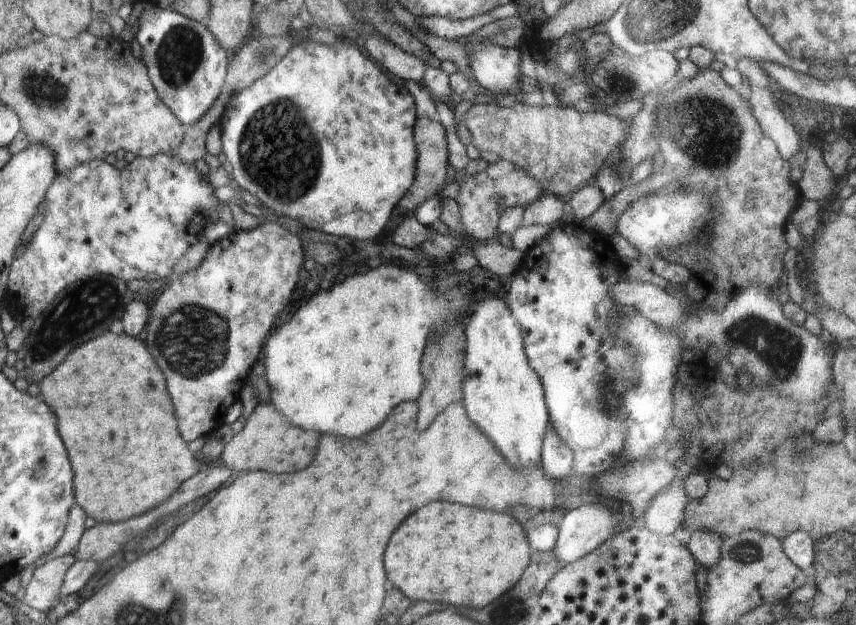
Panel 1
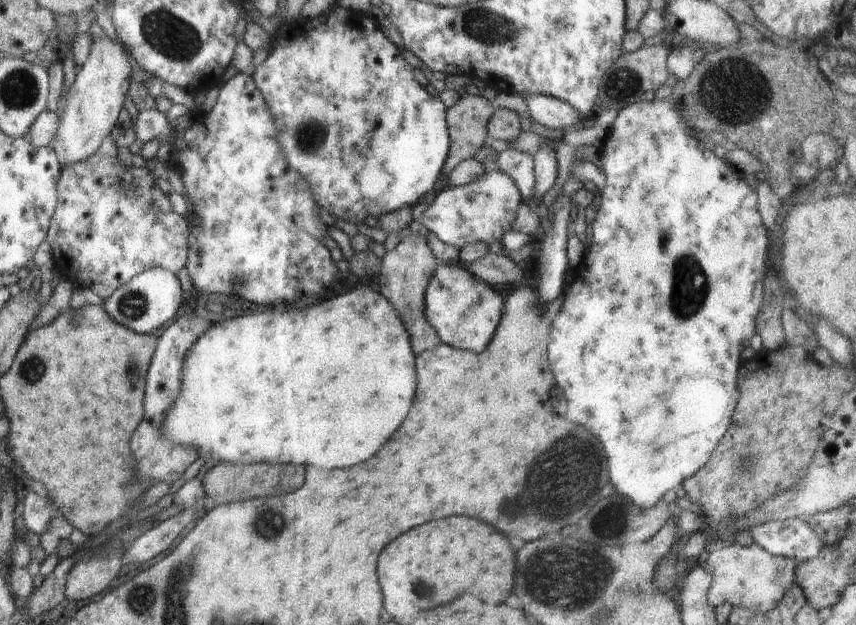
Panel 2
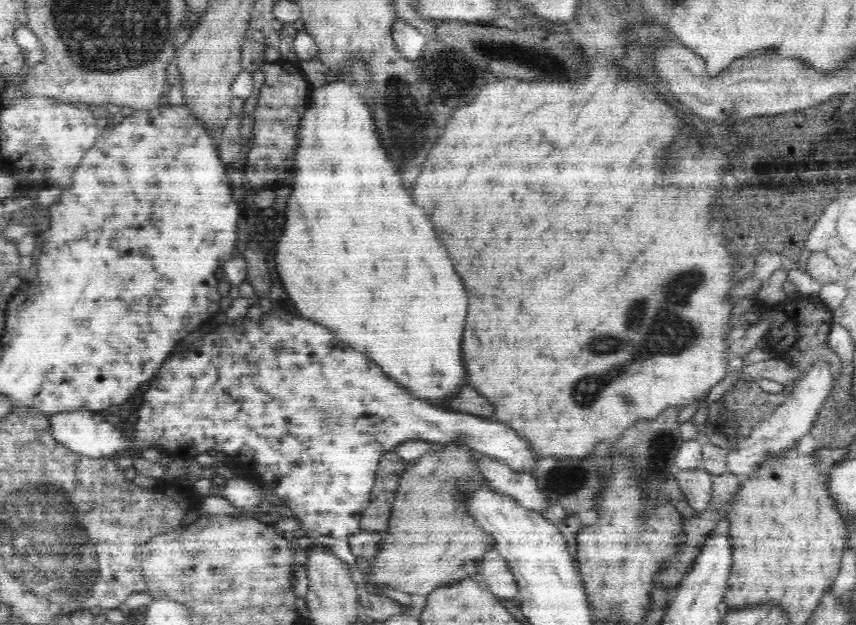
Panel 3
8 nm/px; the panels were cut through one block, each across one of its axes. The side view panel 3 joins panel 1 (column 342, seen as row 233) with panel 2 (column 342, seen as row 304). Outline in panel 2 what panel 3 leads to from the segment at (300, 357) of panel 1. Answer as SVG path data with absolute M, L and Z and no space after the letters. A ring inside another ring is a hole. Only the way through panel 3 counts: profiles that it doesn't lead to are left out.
M357 287L308 308L292 305L242 318L220 316L193 342L184 358L180 392L164 418L164 436L171 443L194 449L198 456L207 461L219 460L220 464L266 462L274 466L294 462L318 468L350 468L374 456L406 418L416 394L412 352L408 331L390 301L370 287ZM316 322L320 324L318 330L328 330L314 332L308 324Z

